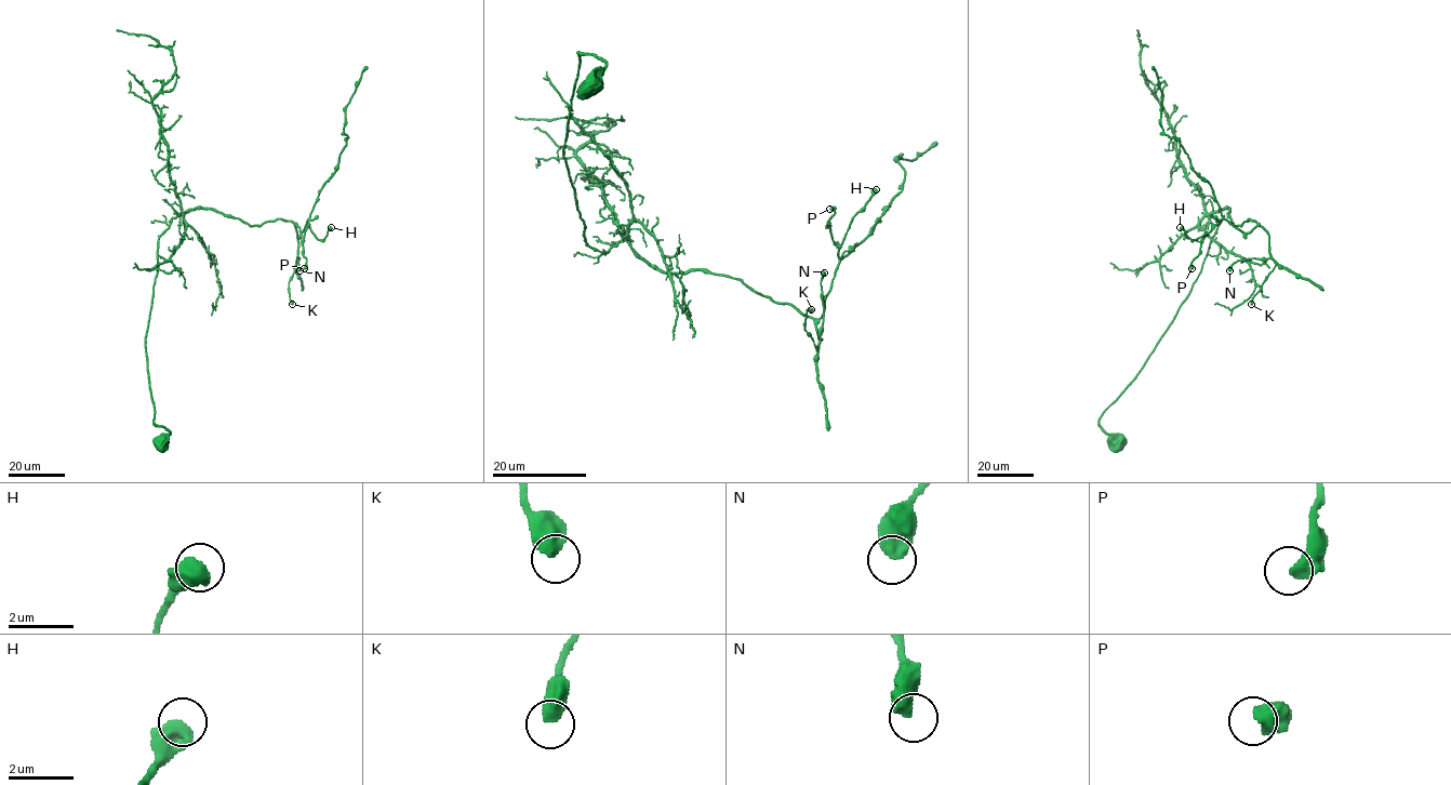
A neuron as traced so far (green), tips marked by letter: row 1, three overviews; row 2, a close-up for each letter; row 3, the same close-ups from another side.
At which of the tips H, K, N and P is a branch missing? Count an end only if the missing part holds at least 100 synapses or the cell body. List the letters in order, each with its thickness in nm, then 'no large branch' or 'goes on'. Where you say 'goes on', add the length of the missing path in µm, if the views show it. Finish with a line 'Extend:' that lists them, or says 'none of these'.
H: 600 nm thick; no large branch
K: 550 nm thick; no large branch
N: 550 nm thick; no large branch
P: 500 nm thick; no large branch
Extend: none of these

